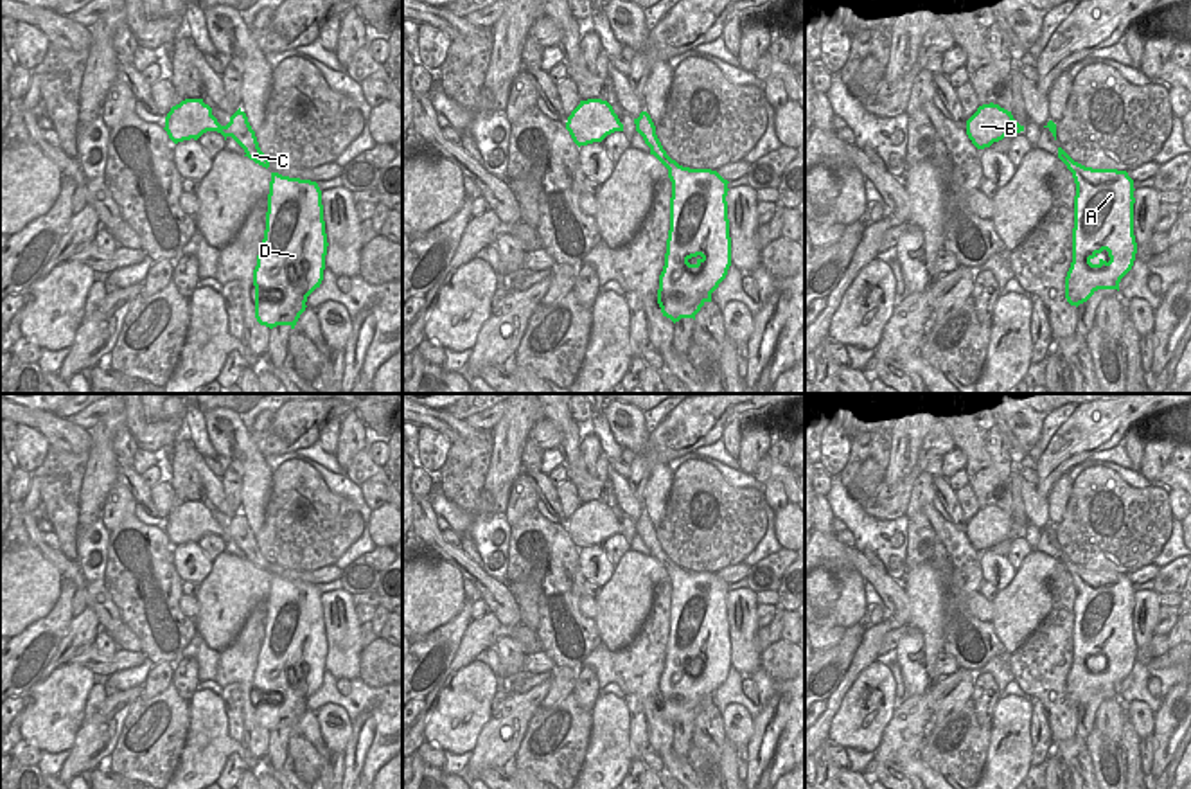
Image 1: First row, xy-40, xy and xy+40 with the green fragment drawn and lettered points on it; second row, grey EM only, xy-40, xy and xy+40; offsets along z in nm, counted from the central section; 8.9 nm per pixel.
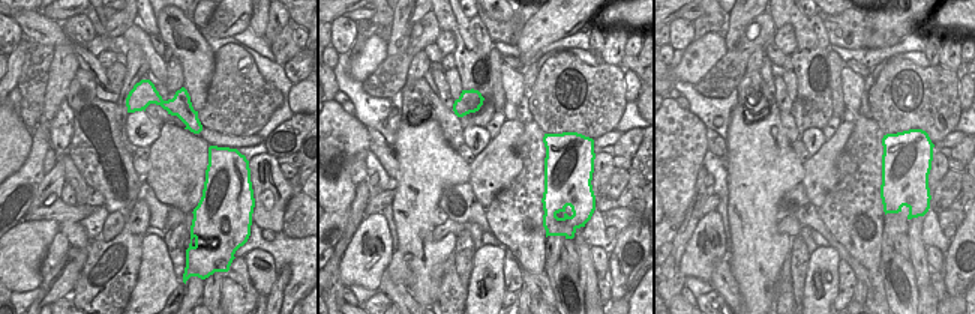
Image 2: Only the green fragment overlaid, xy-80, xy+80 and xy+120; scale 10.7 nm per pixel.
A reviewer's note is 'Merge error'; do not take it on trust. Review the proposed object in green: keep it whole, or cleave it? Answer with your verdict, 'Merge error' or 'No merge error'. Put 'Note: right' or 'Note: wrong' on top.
Note: wrong
No merge error.

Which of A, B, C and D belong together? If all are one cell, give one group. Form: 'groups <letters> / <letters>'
groups A B C D

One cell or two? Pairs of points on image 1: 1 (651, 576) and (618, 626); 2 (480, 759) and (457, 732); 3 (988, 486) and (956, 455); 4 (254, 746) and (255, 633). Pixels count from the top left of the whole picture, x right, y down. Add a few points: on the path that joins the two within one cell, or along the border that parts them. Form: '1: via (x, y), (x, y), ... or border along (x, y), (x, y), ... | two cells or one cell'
1: via (638, 588), (624, 602), (622, 613) | one cell
2: border along (493, 712), (471, 750) | two cells
3: border along (956, 446), (965, 455), (965, 468) | two cells
4: via (248, 718), (247, 662) | one cell

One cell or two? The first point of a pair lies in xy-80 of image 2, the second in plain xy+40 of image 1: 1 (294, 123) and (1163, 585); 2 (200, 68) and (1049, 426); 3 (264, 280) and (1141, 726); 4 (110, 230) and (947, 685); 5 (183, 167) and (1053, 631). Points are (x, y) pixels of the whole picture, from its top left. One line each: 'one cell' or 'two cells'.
1: one cell
2: two cells
3: one cell
4: two cells
5: two cells

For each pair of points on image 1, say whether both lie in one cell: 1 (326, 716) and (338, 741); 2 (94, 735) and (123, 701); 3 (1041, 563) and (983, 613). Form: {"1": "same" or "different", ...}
{"1": "same", "2": "same", "3": "different"}

